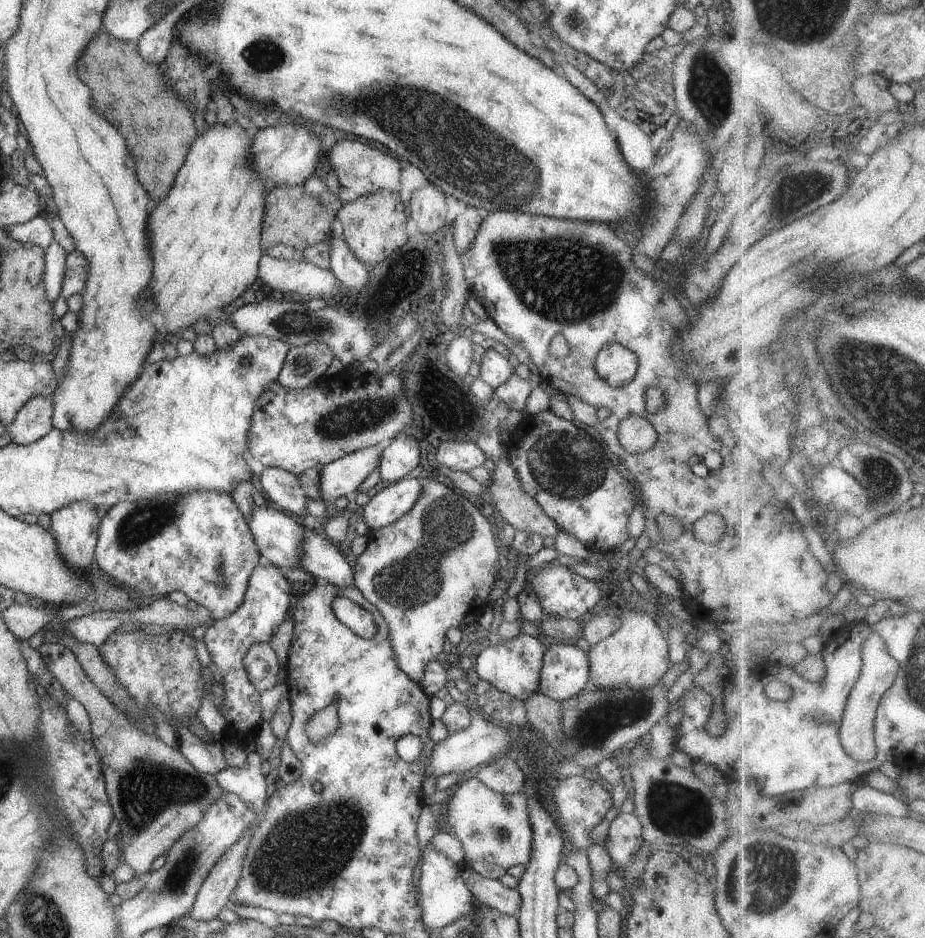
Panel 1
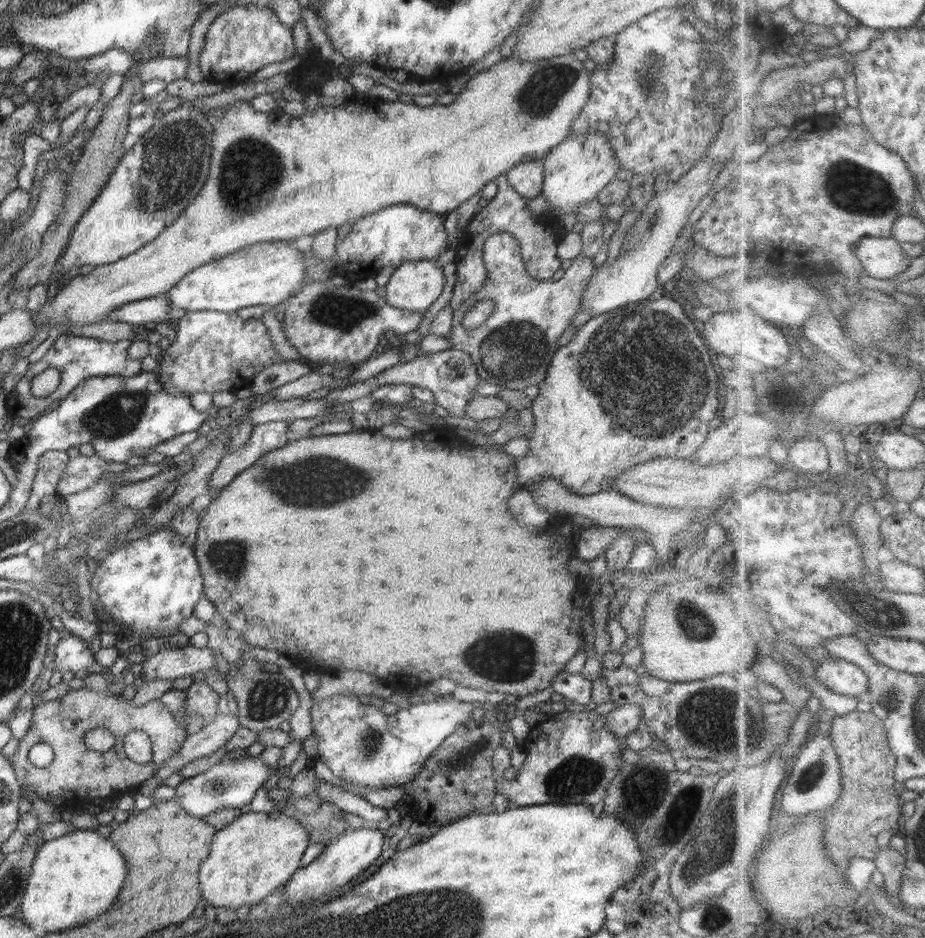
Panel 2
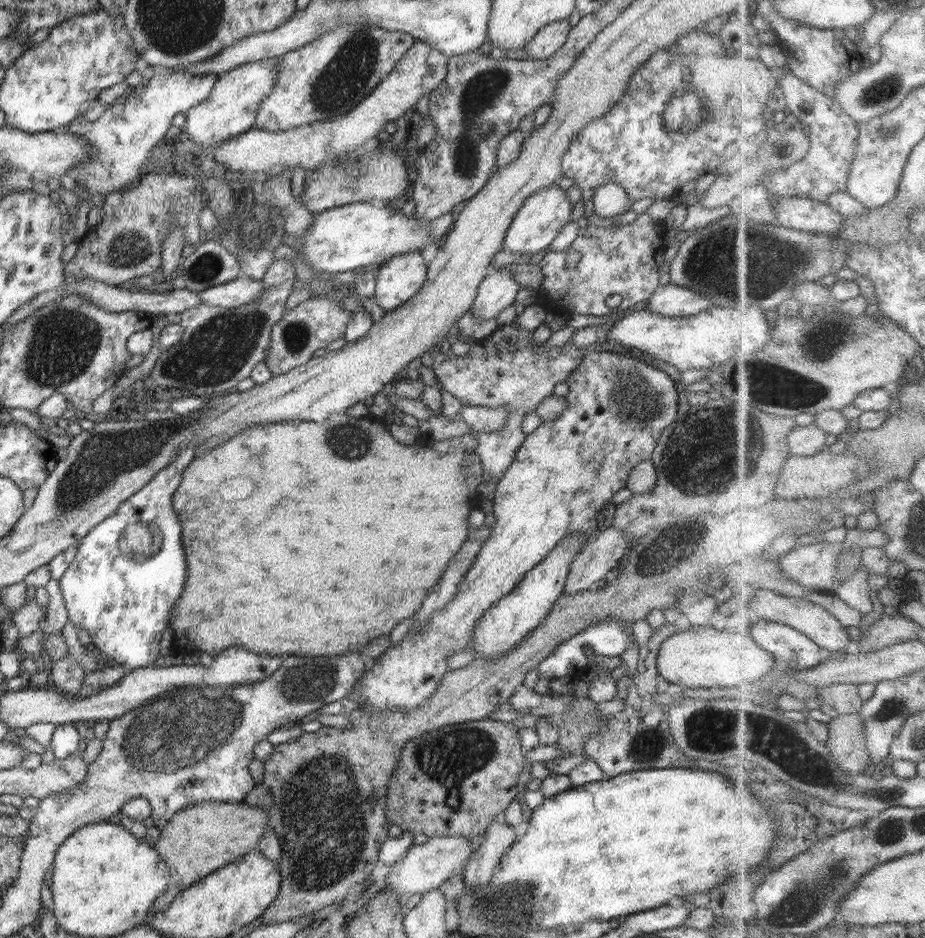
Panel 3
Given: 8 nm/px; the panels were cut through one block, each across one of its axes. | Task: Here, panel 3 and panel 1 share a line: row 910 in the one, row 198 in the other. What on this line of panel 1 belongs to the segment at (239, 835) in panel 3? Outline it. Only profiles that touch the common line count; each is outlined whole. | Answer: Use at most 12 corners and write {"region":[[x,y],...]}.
{"region":[[104,27],[75,64],[126,138],[138,182],[169,193],[198,136],[159,65]]}

